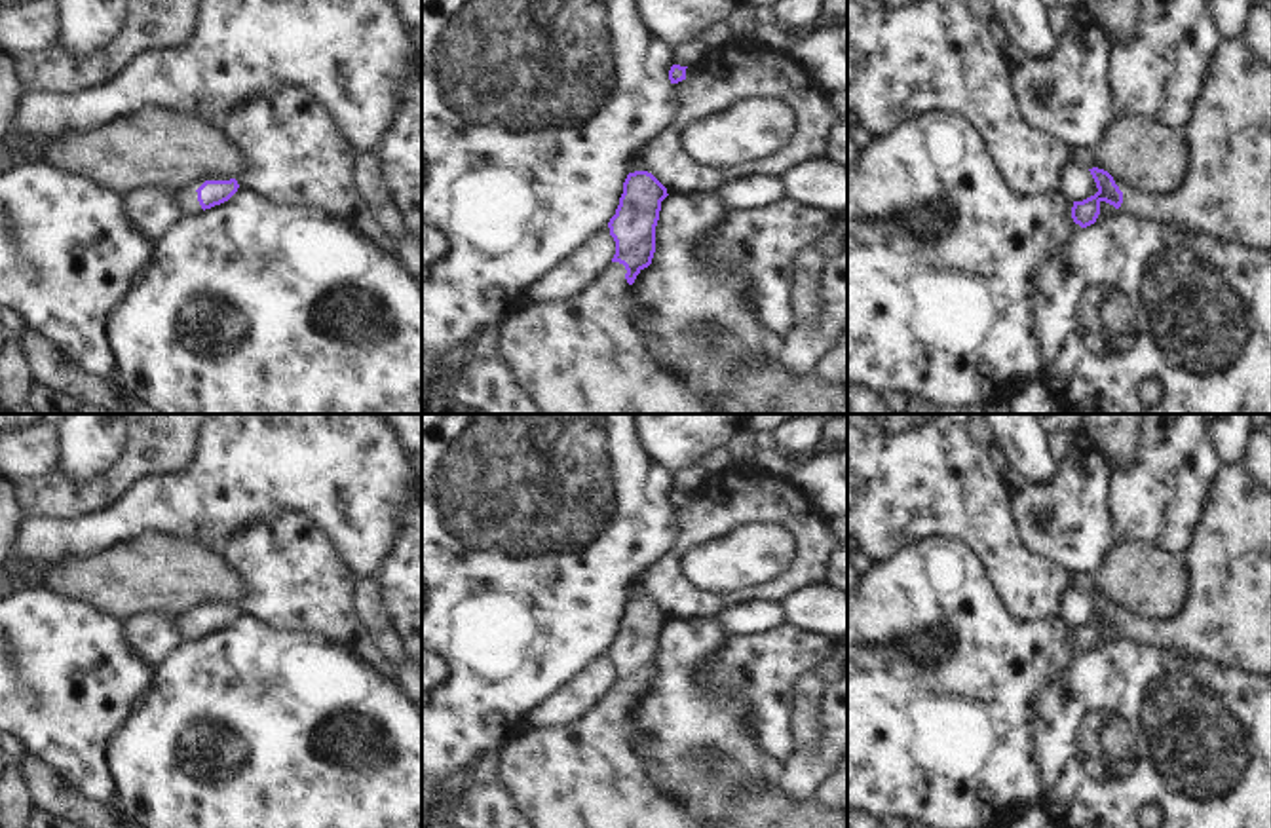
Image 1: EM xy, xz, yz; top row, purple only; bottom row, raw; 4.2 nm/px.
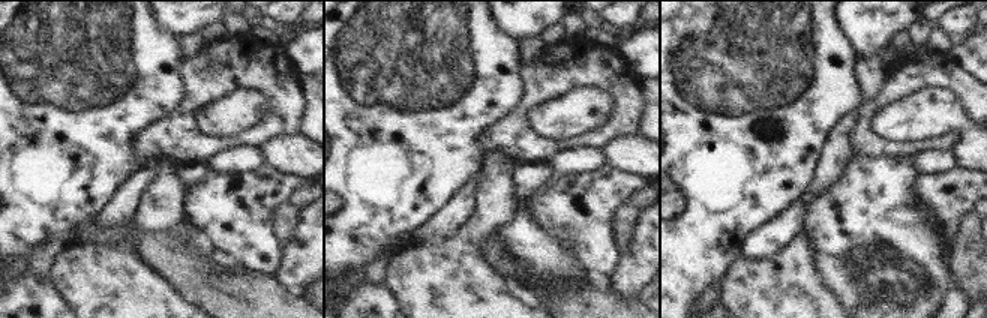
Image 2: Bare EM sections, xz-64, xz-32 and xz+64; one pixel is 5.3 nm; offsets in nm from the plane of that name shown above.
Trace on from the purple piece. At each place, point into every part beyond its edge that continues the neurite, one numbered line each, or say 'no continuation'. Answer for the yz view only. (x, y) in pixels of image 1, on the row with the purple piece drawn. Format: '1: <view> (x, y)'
1: yz (1226, 192).

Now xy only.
1: xy (187, 202).

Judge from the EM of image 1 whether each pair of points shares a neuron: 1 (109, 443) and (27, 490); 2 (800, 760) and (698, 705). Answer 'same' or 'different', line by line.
1: different
2: different

